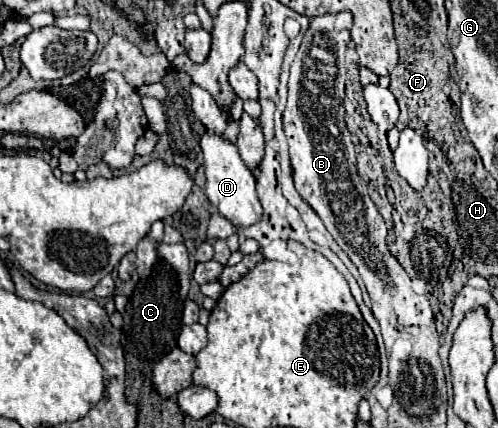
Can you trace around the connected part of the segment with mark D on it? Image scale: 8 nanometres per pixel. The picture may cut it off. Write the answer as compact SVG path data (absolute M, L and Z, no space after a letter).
M207 131L201 139L201 151L203 151L203 167L205 167L205 195L209 203L235 227L249 227L257 221L261 221L261 203L257 199L255 191L255 177L243 163L237 147L229 141L225 141L219 135L213 135Z

